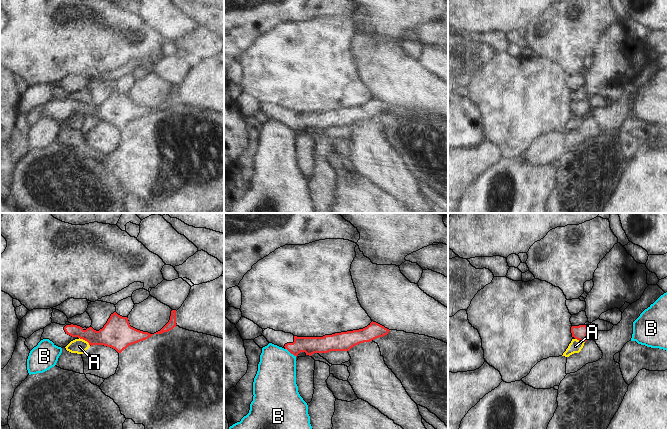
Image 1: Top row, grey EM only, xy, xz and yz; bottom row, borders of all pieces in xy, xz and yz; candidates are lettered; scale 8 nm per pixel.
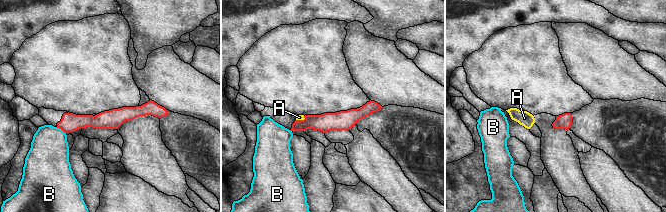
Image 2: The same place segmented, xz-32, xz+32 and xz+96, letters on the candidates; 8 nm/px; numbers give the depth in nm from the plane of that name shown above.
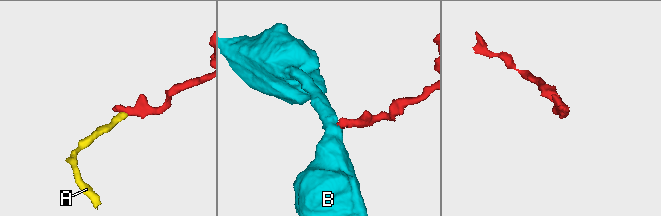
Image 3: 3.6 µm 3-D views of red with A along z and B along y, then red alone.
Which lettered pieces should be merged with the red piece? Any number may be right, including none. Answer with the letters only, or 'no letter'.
no letter

